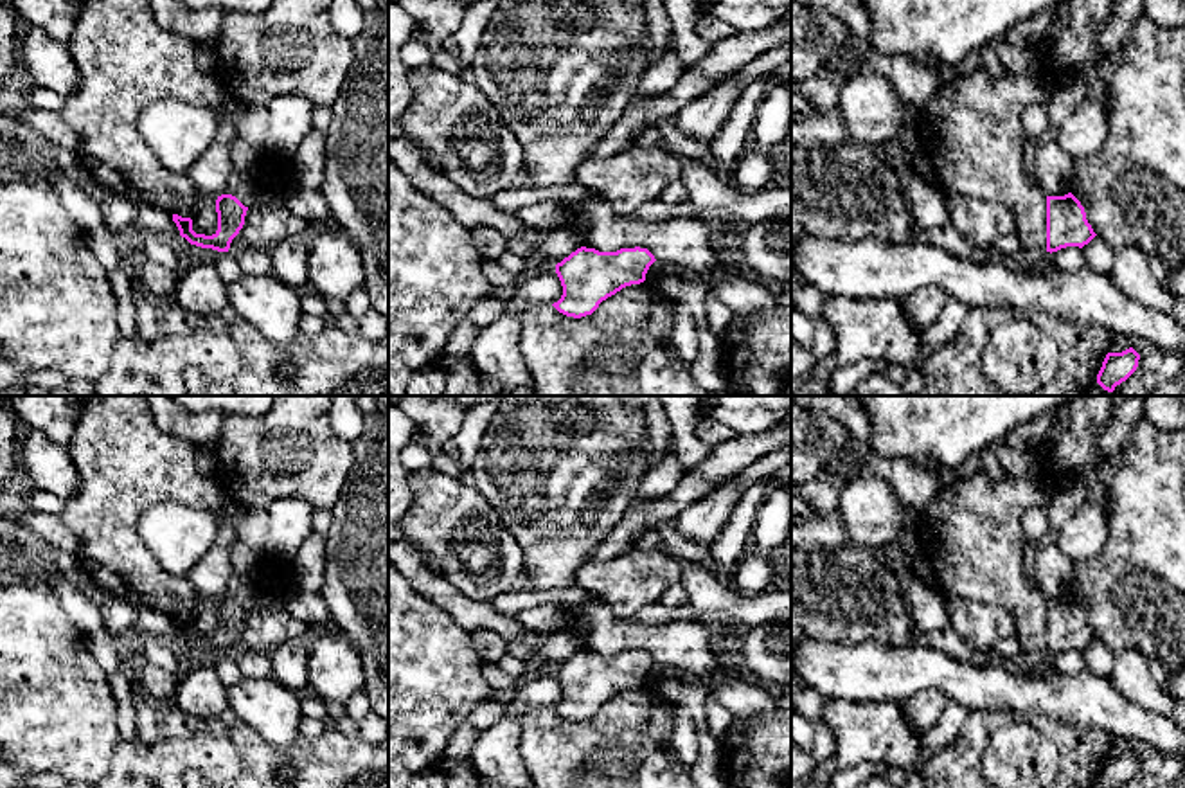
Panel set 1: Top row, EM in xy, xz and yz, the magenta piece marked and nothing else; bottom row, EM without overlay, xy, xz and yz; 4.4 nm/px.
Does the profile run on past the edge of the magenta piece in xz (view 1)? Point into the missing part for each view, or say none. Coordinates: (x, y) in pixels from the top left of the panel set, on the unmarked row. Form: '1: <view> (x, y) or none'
1: none

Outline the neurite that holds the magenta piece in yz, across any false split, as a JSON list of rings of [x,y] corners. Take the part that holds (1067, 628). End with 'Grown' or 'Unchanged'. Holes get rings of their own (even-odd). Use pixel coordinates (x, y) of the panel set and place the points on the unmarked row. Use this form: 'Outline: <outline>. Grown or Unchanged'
Outline: [[[1072,595],[1047,599],[1047,655],[1052,657],[1066,649],[1083,651],[1095,639],[1084,610]]]. Unchanged

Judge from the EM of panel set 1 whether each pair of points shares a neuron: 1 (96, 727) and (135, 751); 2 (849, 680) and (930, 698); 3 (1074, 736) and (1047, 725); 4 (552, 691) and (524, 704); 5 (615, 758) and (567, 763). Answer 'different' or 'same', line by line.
1: different
2: different
3: same
4: same
5: same

